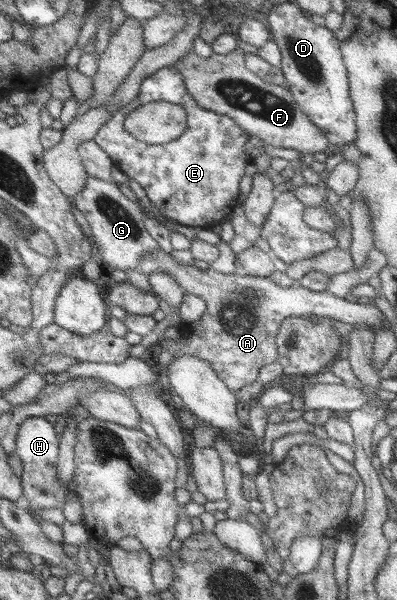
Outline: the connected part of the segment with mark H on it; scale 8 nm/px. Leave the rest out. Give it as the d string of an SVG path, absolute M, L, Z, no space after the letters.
M44 416L27 419L19 431L17 455L24 465L22 473L24 502L31 511L38 514L43 509L60 509L66 505L70 493L64 484L63 473L59 467L61 439L56 425Z

